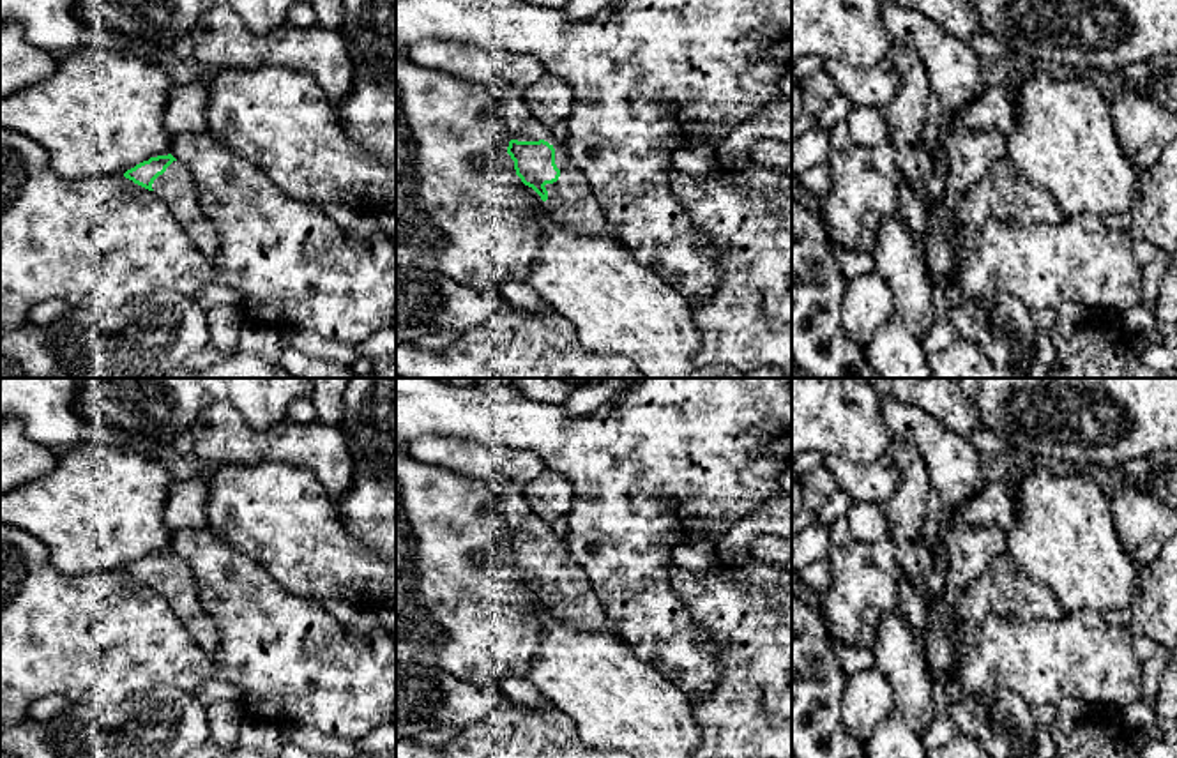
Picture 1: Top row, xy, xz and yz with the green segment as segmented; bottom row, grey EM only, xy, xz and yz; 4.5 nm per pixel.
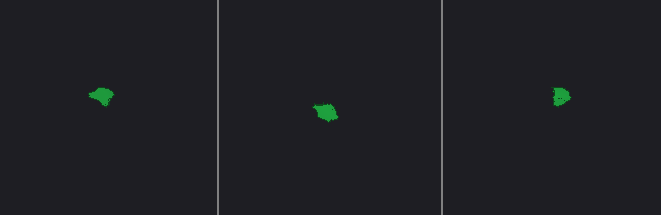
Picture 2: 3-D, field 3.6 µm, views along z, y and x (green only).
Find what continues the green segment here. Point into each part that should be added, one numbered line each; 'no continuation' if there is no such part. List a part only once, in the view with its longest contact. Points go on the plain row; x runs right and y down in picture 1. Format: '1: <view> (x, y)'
1: xz (569, 596)

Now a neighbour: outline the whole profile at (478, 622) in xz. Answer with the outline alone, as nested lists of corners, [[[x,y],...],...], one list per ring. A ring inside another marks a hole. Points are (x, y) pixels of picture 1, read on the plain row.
[[[396,449],[396,663],[437,666],[490,694],[500,694],[500,682],[507,675],[527,677],[530,661],[539,654],[541,622],[537,620],[537,613],[550,610],[541,592],[516,571],[514,557],[507,550],[511,537],[507,523],[495,507],[497,491],[497,484],[419,463],[408,452]]]

